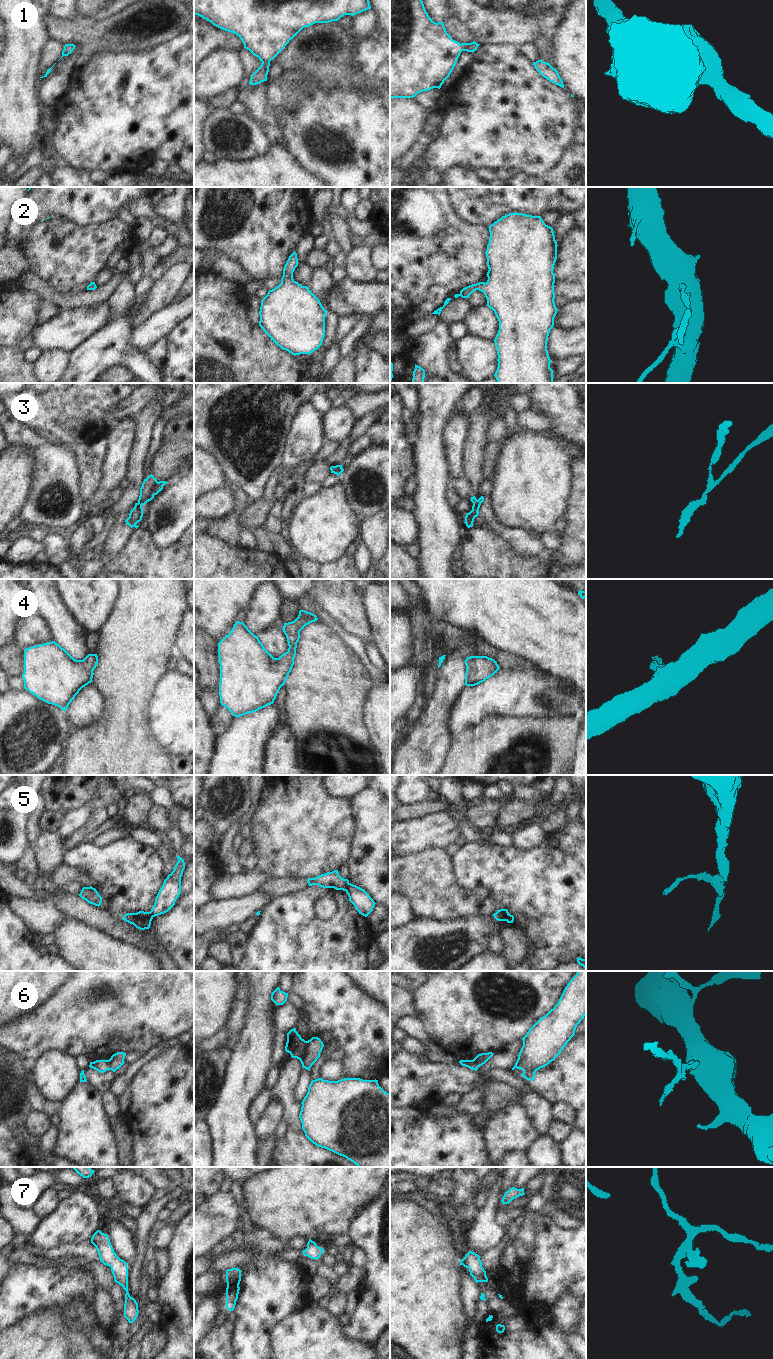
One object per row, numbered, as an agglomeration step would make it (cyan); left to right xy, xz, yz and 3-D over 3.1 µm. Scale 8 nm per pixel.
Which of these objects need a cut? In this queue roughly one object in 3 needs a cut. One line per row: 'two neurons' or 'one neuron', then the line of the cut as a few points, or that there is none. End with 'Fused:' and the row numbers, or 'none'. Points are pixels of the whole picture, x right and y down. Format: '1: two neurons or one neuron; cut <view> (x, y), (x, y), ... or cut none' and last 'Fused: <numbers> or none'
1: one neuron; cut none
2: one neuron; cut none
3: two neurons; cut xy (157, 481), (145, 502)
4: one neuron; cut none
5: two neurons; cut yz (497, 911), (501, 912), (506, 920)
6: two neurons; cut xz (306, 1041), (304, 1054), (300, 1060)
7: one neuron; cut none
Fused: 3, 5, 6

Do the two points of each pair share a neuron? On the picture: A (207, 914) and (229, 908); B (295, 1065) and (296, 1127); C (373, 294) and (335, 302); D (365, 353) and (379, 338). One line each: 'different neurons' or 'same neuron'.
A: same neuron
B: same neuron
C: same neuron
D: different neurons

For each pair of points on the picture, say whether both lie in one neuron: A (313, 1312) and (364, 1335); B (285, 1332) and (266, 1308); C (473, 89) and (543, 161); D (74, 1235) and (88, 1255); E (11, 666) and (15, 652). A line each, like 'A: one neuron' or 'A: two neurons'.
A: two neurons
B: two neurons
C: one neuron
D: two neurons
E: one neuron

